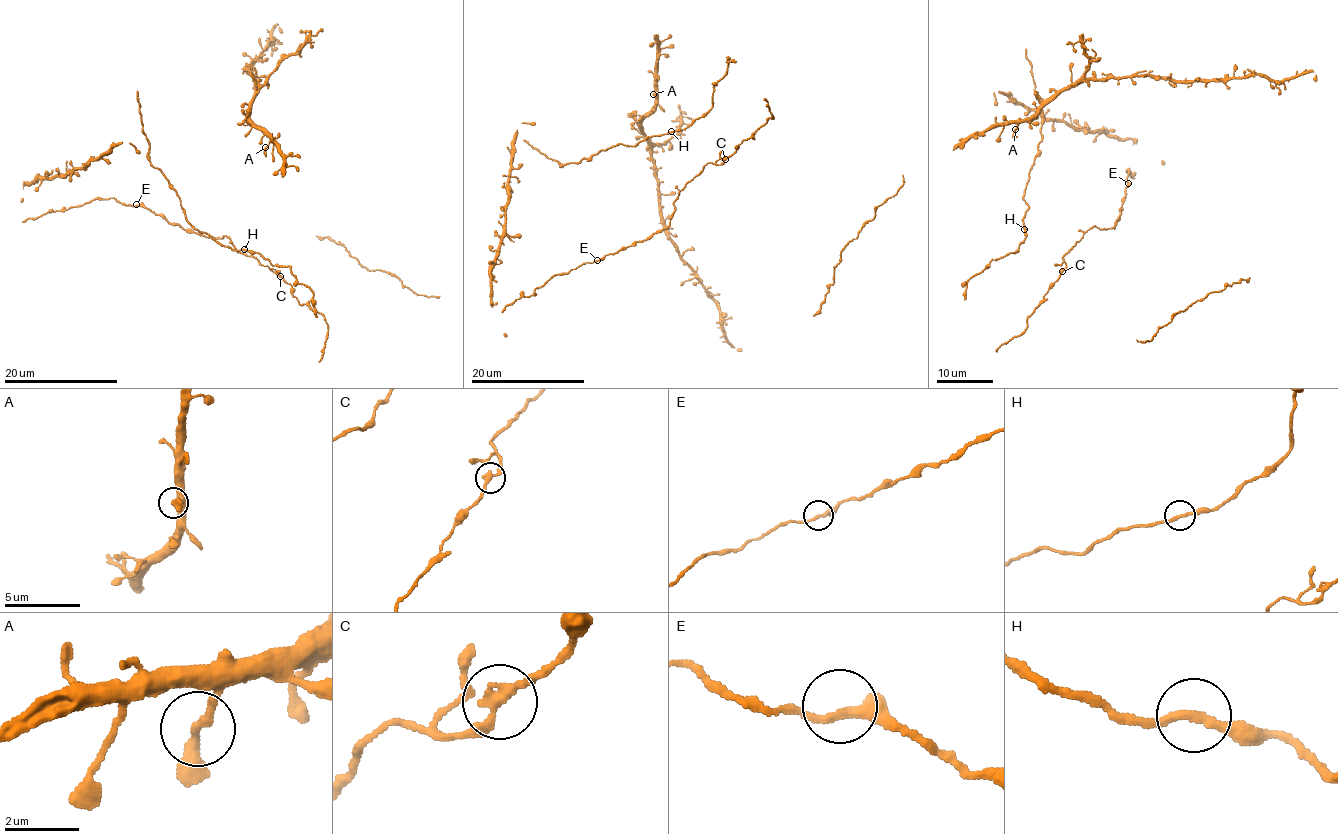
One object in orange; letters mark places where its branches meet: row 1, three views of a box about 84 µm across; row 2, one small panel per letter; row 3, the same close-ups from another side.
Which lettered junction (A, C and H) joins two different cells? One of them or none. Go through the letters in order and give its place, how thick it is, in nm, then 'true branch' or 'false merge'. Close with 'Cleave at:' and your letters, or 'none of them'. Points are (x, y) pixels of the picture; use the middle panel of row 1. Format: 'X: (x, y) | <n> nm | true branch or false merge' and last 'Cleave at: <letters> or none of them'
A: (653, 94) | 240 nm | true branch
C: (725, 159) | 240 nm | true branch
H: (671, 131) | 220 nm | true branch
Cleave at: none of them

